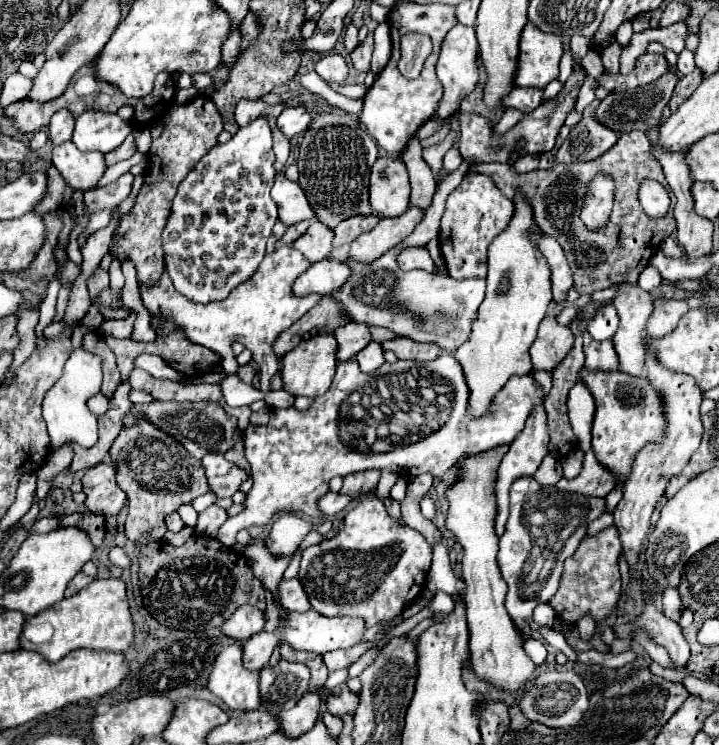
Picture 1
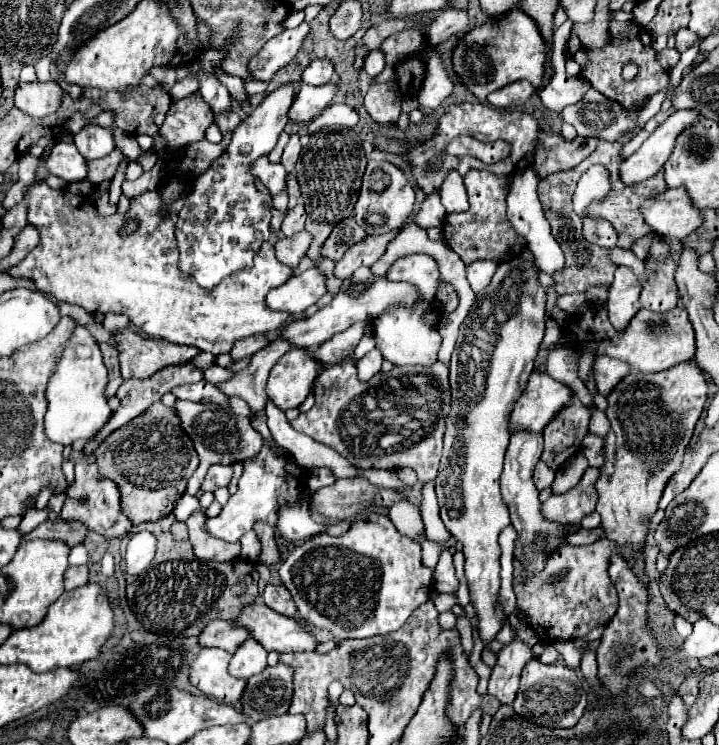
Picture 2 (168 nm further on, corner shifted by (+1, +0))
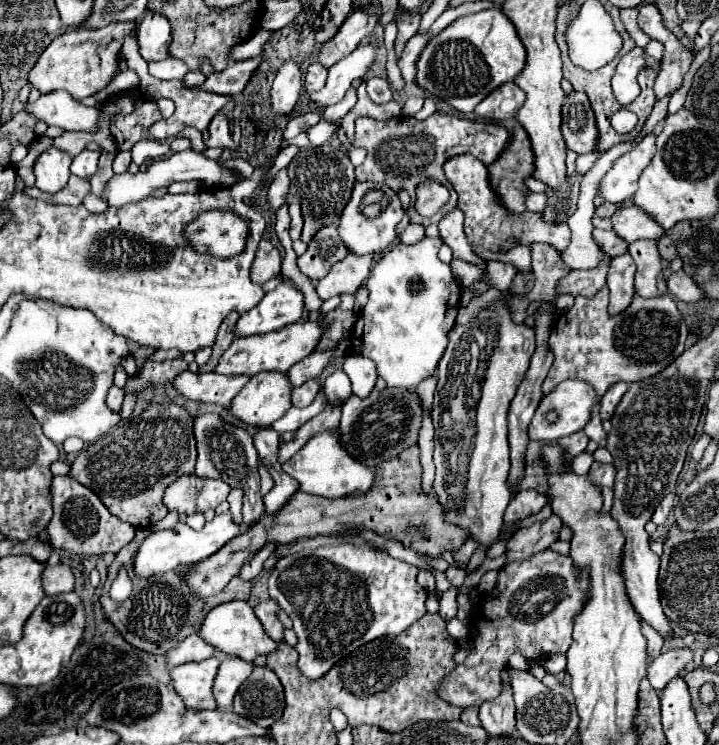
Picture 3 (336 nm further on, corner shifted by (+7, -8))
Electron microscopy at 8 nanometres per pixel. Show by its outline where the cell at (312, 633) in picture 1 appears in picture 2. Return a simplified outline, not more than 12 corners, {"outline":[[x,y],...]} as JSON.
{"outline":[[263,602],[245,606],[235,622],[267,652],[313,652],[309,624]]}

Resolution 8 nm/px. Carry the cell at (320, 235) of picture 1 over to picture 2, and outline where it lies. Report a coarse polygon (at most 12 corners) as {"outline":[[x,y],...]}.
{"outline":[[303,230],[275,244],[277,258],[299,266],[313,236]]}

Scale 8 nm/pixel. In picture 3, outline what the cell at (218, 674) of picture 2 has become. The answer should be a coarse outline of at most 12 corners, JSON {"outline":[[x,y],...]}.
{"outline":[[219,656],[171,670],[171,684],[191,710],[215,708]]}

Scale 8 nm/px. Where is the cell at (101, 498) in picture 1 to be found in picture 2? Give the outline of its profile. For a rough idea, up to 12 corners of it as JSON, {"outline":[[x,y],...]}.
{"outline":[[93,460],[75,464],[63,520],[107,538],[131,530],[113,480]]}

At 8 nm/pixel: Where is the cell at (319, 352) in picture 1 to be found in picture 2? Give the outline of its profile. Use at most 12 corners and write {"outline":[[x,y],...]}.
{"outline":[[291,348],[271,370],[267,396],[297,408],[321,362]]}

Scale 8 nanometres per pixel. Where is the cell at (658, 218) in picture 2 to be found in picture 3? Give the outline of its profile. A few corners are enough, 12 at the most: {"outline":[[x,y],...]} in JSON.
{"outline":[[619,208],[611,216],[613,232],[629,244],[657,240],[663,228],[643,210]]}

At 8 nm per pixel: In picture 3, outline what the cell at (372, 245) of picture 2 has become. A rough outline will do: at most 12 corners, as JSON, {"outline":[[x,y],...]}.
{"outline":[[347,254],[319,280],[321,300],[355,294],[369,278],[373,256]]}

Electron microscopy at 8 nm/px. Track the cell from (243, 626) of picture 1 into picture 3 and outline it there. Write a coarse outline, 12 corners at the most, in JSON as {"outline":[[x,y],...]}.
{"outline":[[197,634],[165,654],[165,666],[209,658],[217,652]]}

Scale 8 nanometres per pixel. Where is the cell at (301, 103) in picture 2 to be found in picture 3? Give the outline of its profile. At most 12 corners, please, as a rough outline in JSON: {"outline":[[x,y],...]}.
{"outline":[[373,44],[329,68],[319,94],[309,94],[315,108],[343,100],[353,80],[363,78],[375,60]]}

